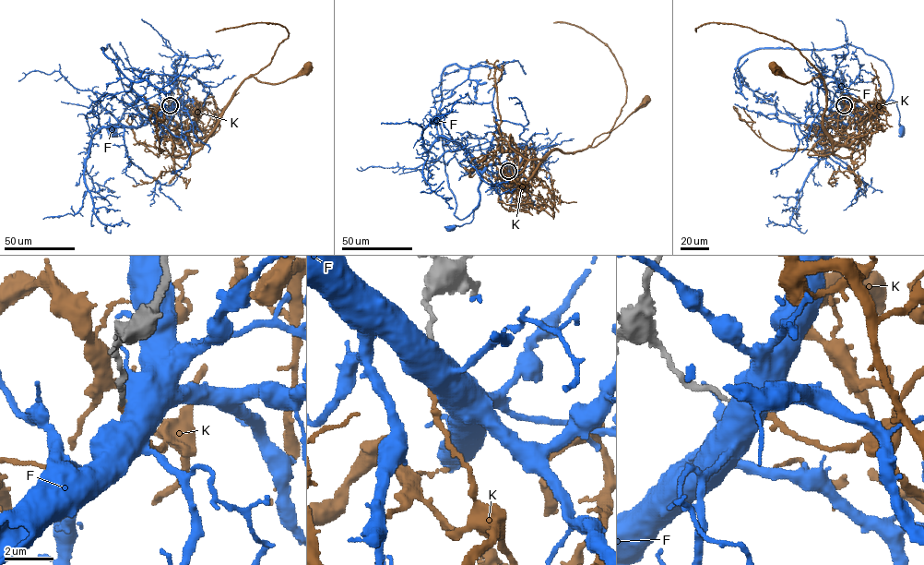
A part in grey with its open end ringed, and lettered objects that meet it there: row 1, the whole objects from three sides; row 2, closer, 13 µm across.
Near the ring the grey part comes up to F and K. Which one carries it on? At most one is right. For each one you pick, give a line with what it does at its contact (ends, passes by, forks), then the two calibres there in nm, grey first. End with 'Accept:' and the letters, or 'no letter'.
K: it ends; calibres 190 and 240 nm
Accept: K

